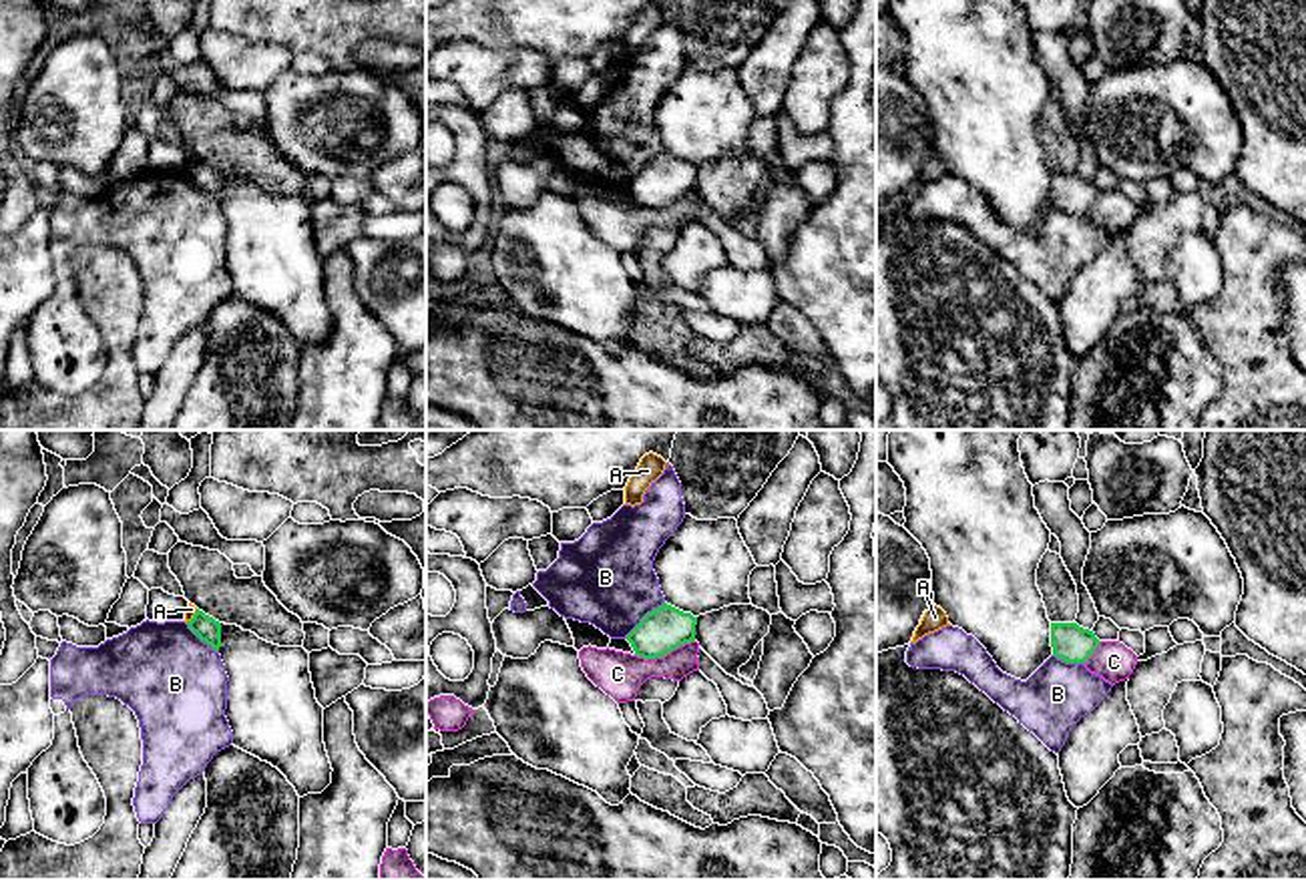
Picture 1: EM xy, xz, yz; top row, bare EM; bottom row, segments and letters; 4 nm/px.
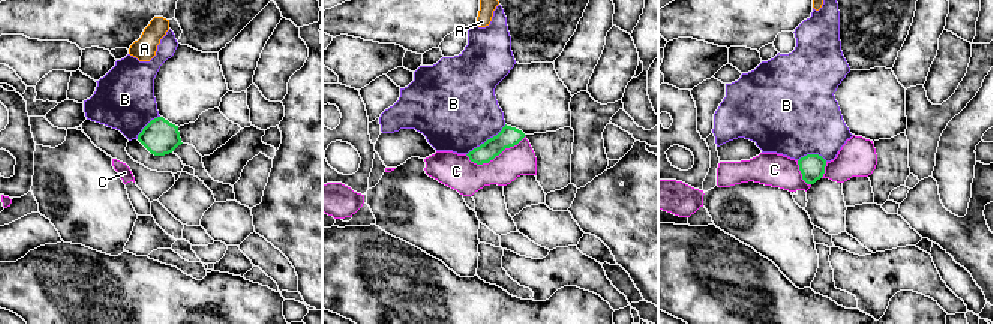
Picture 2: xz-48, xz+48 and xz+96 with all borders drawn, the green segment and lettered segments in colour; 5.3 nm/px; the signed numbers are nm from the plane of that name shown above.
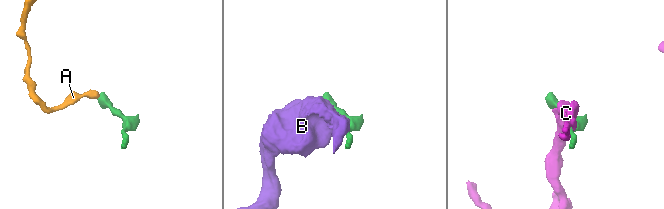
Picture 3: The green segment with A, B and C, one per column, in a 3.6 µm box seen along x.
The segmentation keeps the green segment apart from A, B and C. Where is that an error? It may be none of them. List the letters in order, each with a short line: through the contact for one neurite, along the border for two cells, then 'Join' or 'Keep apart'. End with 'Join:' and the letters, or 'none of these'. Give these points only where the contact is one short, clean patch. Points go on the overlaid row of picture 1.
A: Line: xy (197, 609), (185, 621). Keep apart
B: Keep apart
C: Line: xz (694, 639), (664, 655), (635, 655). Keep apart
Join: none of these

